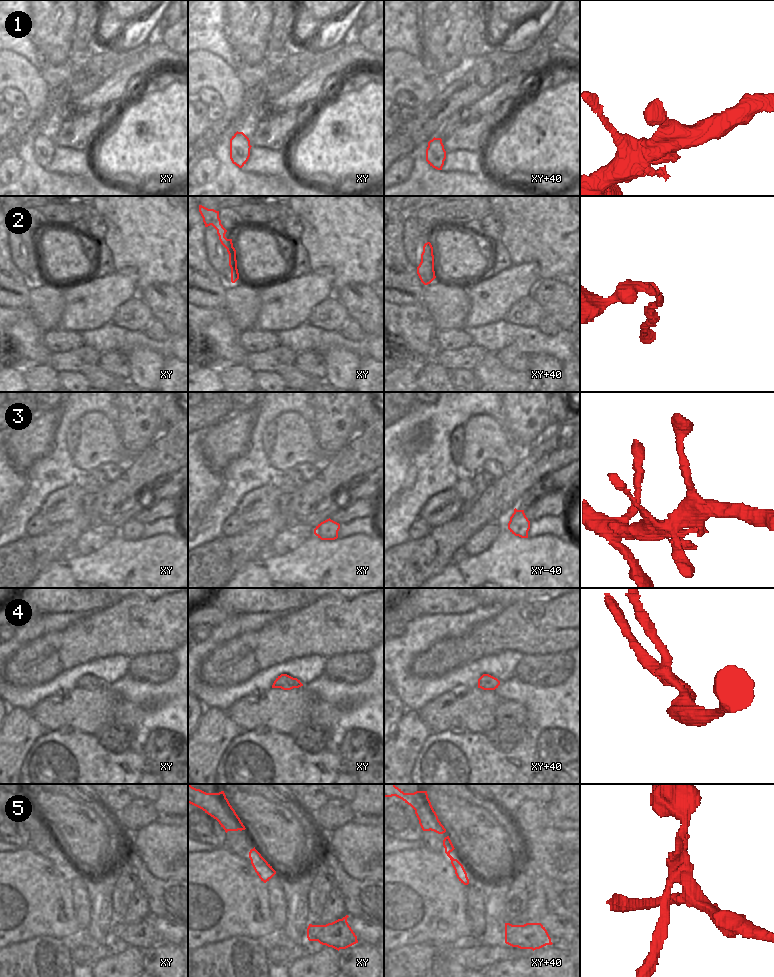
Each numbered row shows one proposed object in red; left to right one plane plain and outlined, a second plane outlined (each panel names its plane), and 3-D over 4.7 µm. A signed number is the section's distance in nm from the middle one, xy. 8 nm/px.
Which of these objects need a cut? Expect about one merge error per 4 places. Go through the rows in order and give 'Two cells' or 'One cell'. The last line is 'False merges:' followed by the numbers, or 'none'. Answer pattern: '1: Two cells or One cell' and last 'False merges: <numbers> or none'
1: One cell
2: One cell
3: One cell
4: One cell
5: Two cells
False merges: 5

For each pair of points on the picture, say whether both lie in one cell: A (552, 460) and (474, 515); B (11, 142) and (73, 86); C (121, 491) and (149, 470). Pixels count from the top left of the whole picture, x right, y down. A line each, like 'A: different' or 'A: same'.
A: same
B: same
C: same

